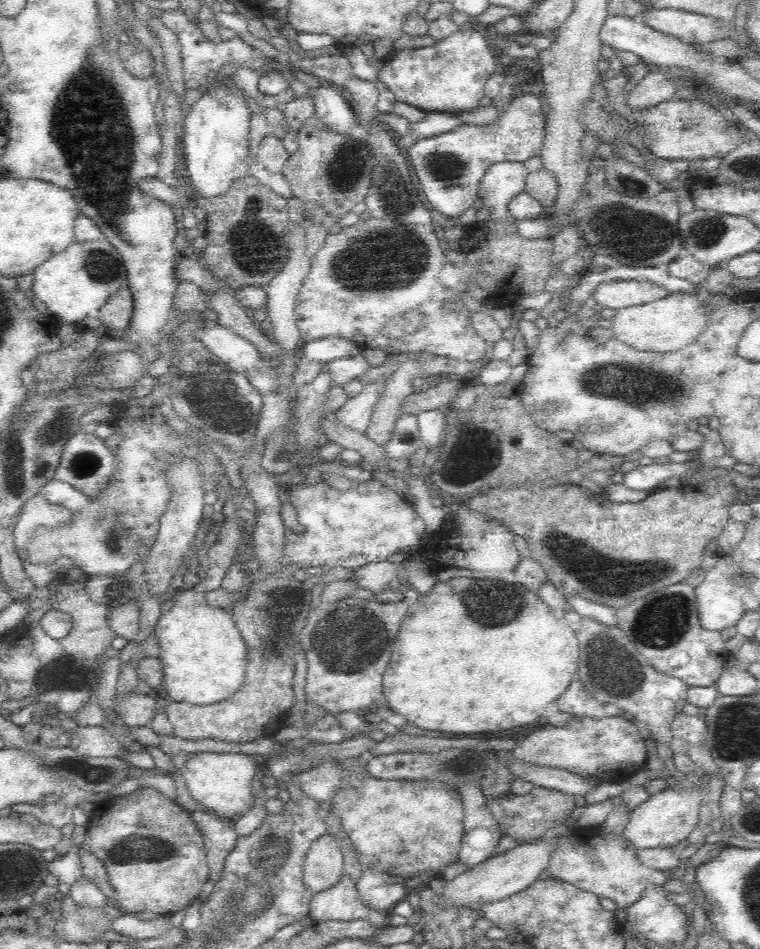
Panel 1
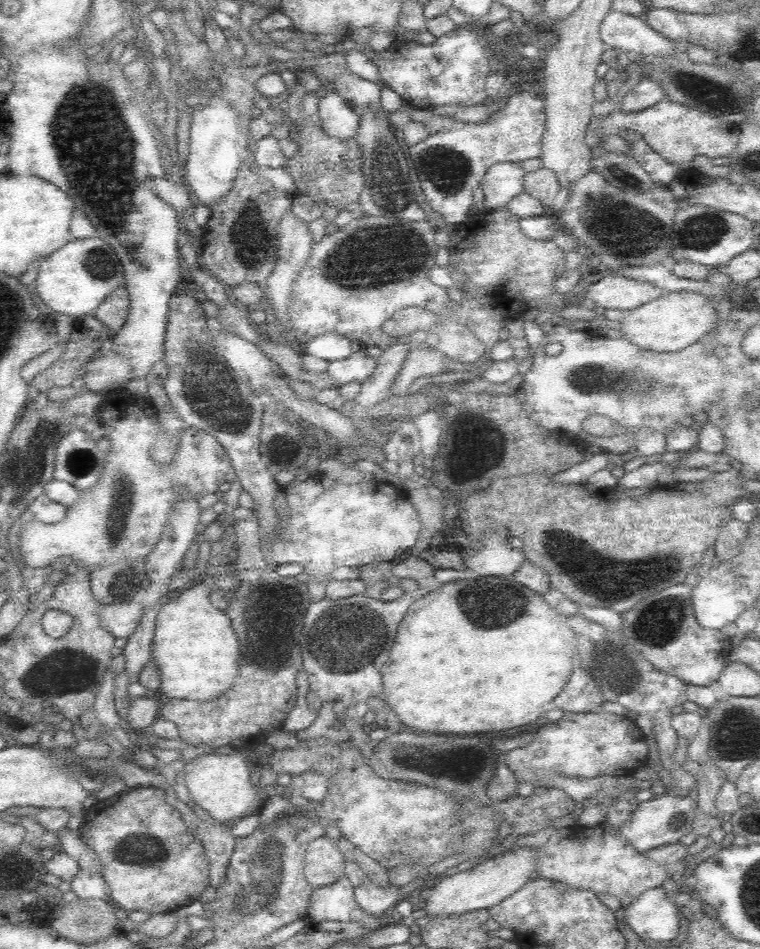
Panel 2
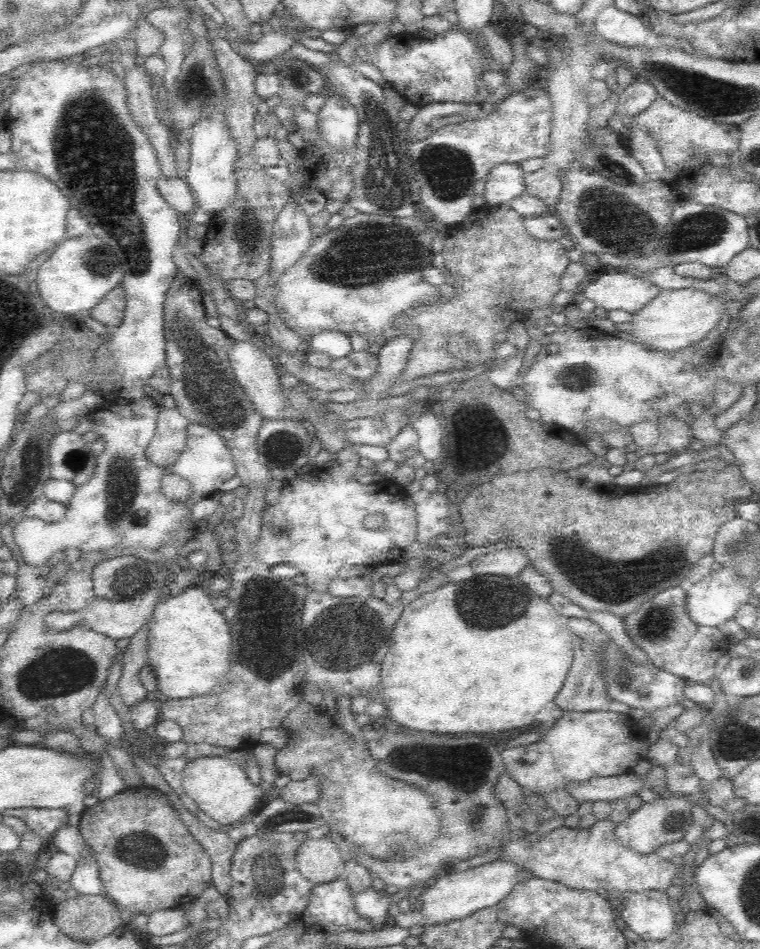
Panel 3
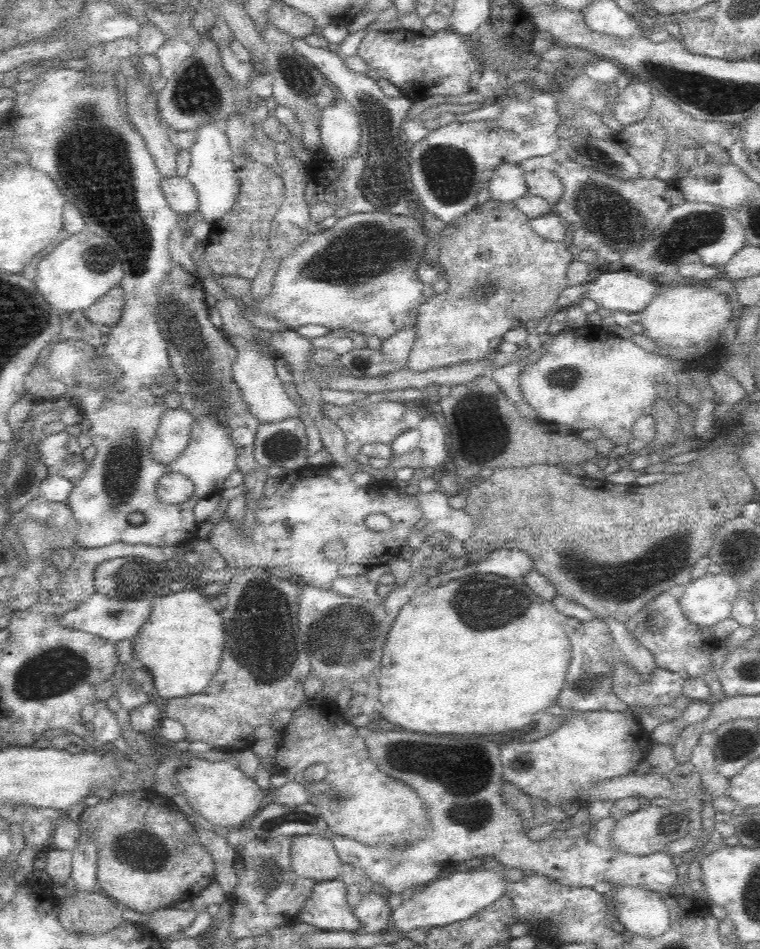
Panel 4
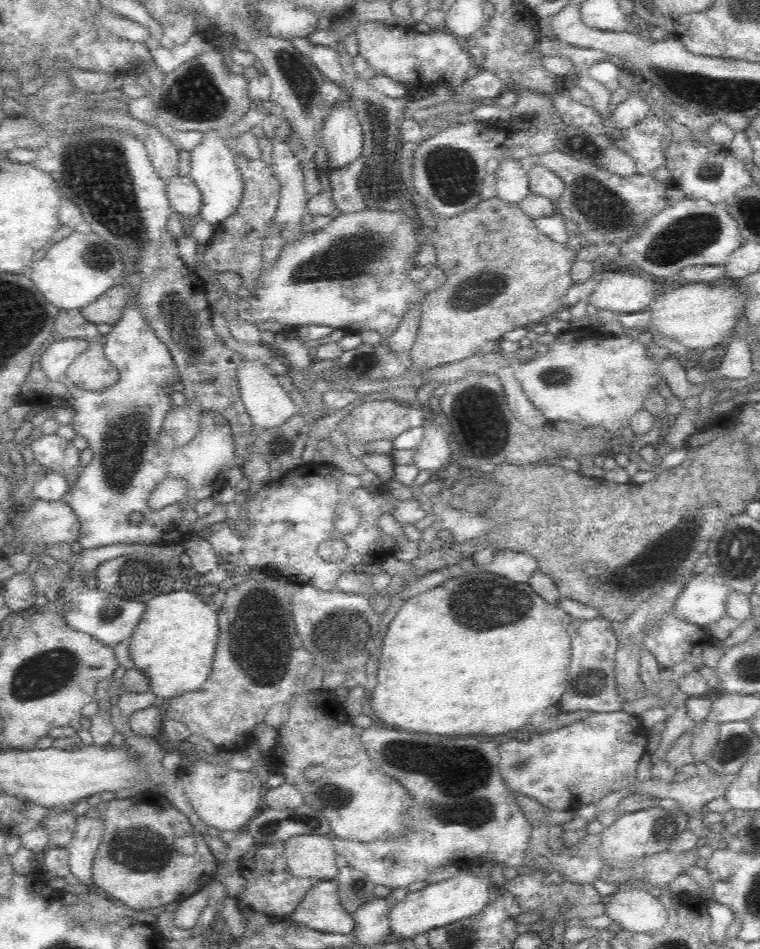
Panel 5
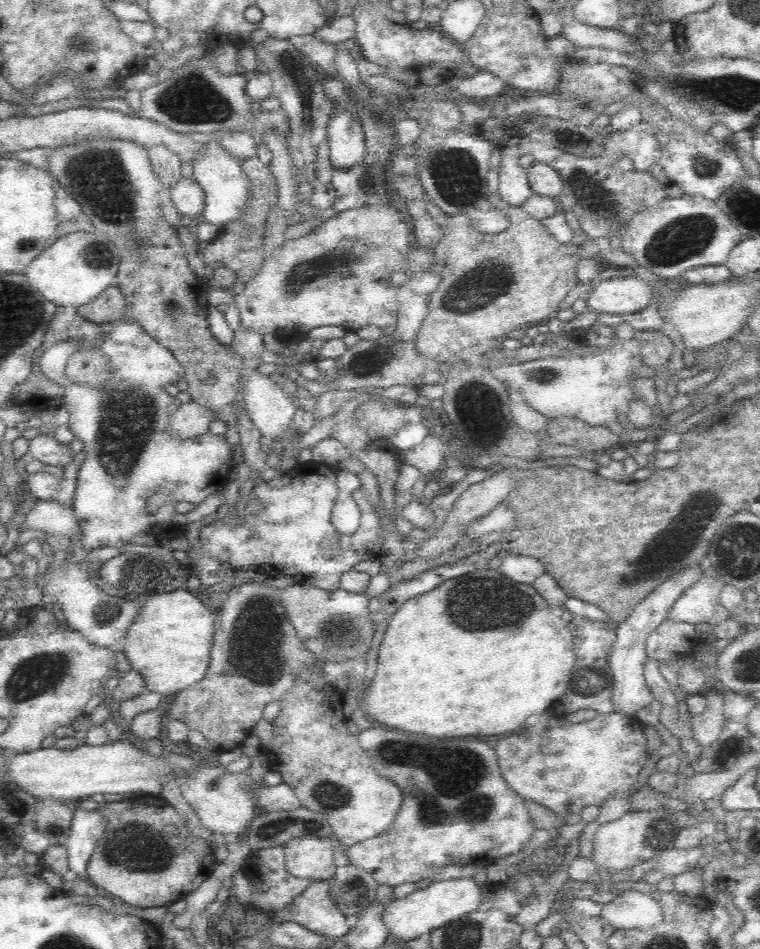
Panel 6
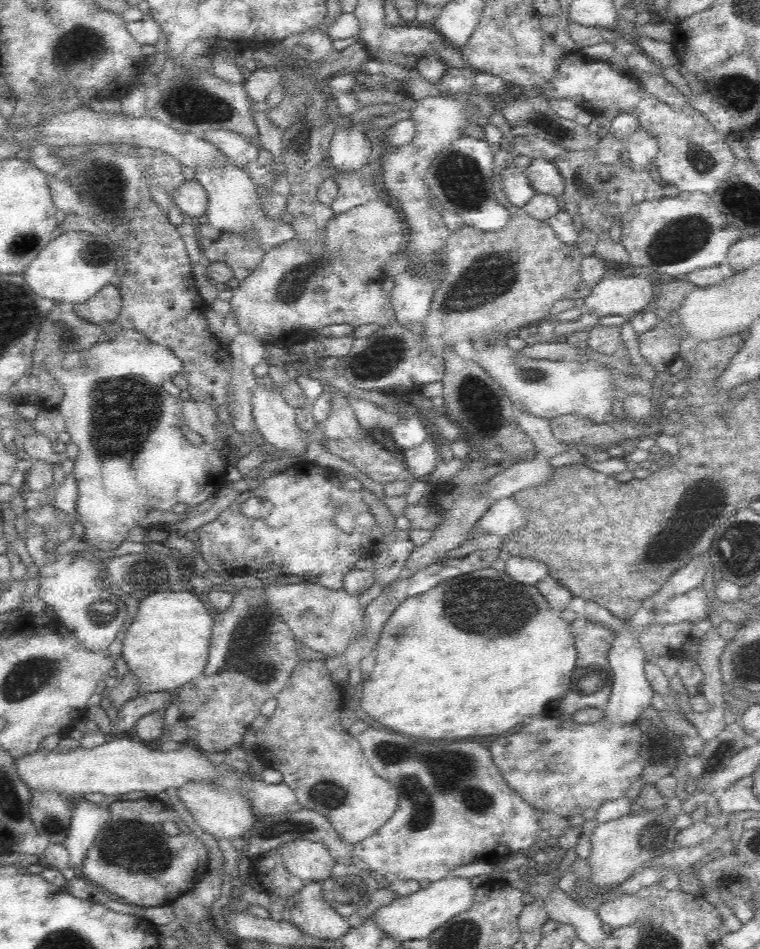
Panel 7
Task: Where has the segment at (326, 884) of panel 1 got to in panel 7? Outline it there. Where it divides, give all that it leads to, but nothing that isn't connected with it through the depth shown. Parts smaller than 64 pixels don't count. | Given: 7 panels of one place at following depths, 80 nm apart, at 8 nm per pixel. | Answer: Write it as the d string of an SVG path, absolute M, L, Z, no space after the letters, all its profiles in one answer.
M294 839L278 848L285 868L304 882L321 883L330 878L335 859L331 850L320 842L308 839Z

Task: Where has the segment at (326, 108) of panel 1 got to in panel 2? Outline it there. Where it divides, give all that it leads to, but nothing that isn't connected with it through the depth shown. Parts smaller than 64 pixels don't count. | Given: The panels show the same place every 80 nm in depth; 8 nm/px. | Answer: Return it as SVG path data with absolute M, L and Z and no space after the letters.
M333 90L321 92L315 120L326 134L342 141L352 138L359 128L358 114L348 106L346 99Z

